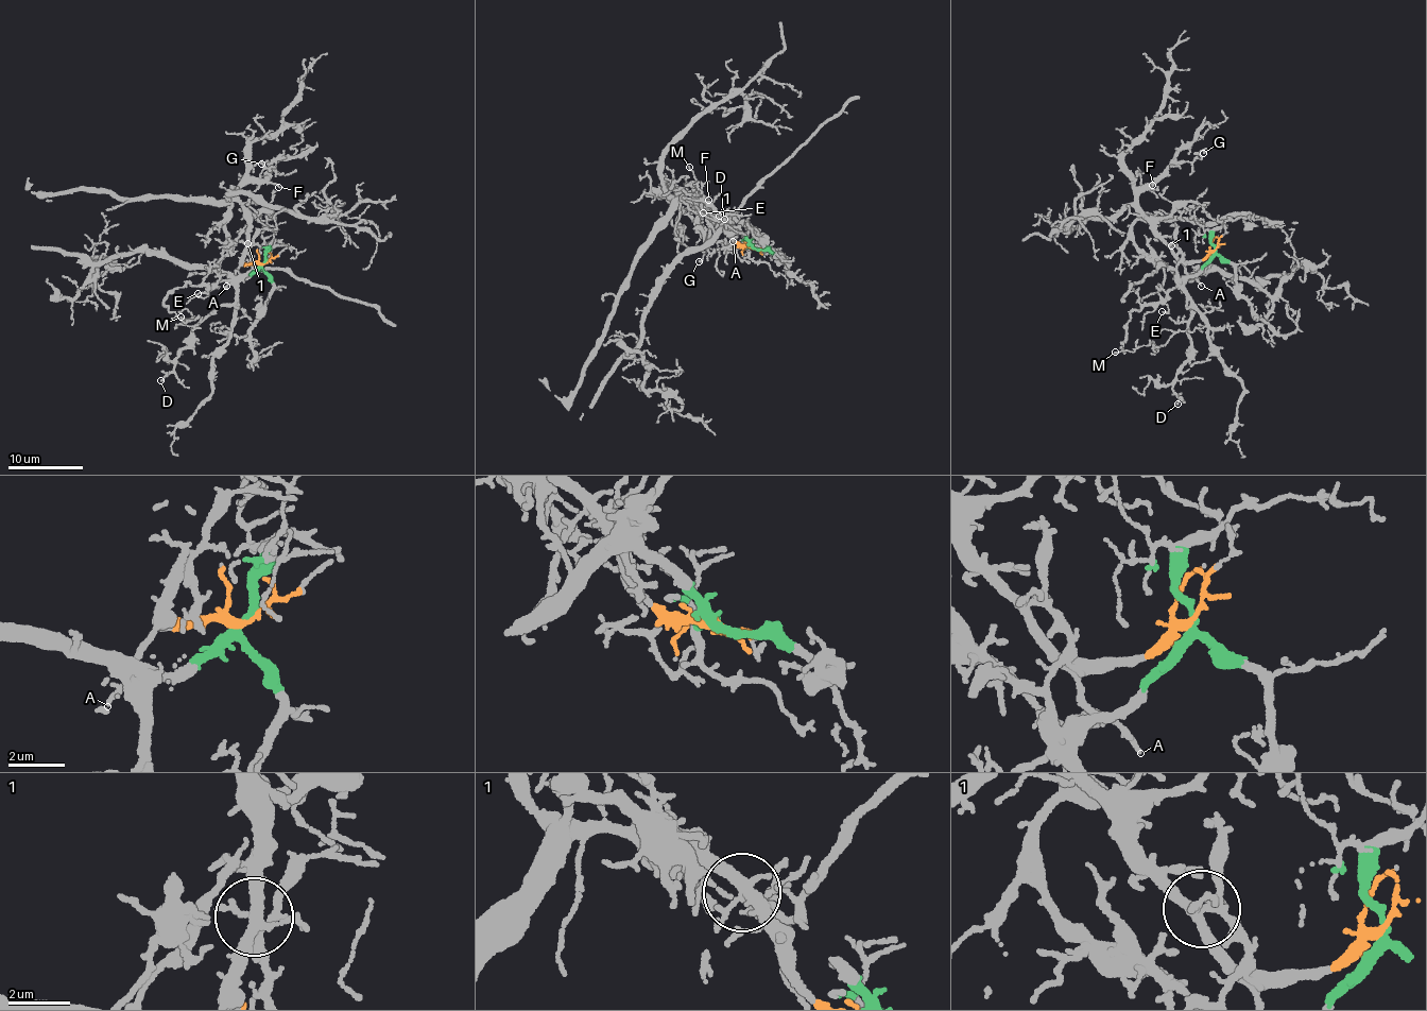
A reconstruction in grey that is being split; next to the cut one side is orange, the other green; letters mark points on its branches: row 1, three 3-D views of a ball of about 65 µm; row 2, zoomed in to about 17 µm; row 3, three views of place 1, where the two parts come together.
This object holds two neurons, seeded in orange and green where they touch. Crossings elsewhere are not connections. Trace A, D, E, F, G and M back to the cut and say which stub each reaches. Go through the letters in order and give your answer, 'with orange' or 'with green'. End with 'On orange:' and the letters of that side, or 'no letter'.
A: with orange
D: with green
E: with green
F: with orange
G: with orange
M: with green
On orange: A, F, G

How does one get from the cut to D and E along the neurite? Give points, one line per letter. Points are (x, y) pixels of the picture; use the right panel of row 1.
D: (1215, 252), (1183, 284), (1191, 314), (1188, 327), (1191, 350), (1172, 389), (1178, 405)
E: (1215, 252), (1195, 274), (1170, 290), (1166, 301), (1168, 312), (1162, 312)

